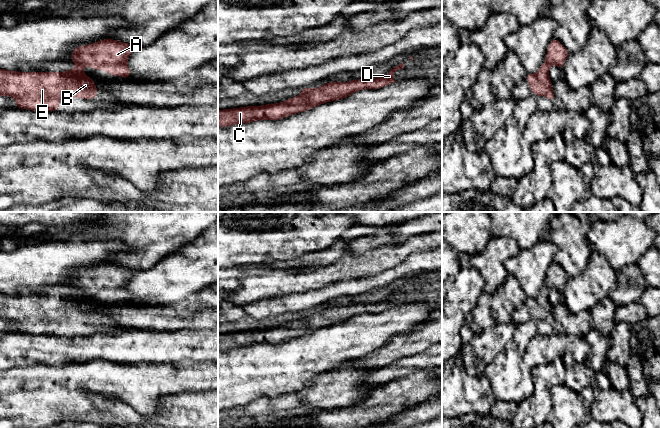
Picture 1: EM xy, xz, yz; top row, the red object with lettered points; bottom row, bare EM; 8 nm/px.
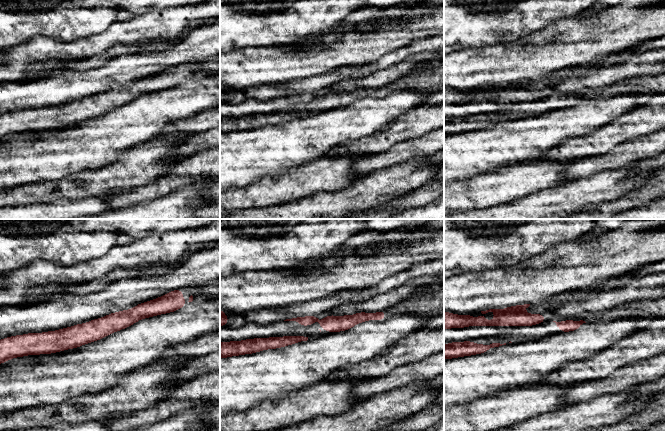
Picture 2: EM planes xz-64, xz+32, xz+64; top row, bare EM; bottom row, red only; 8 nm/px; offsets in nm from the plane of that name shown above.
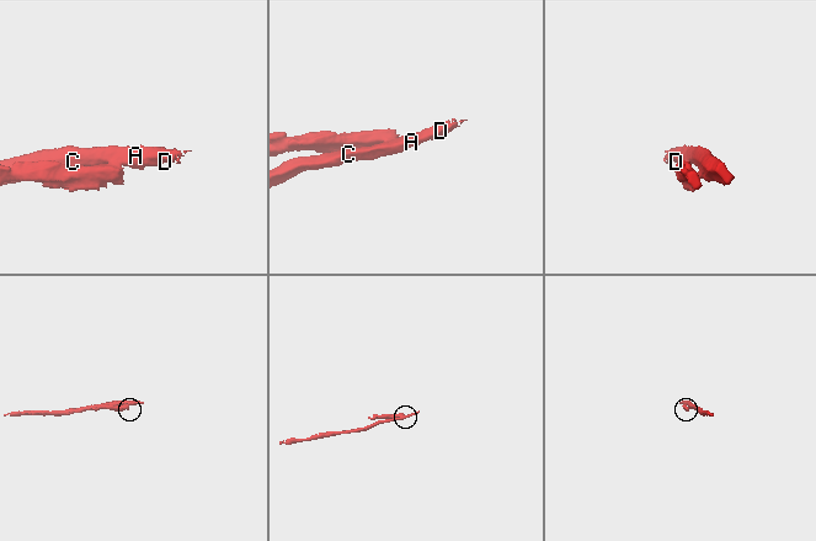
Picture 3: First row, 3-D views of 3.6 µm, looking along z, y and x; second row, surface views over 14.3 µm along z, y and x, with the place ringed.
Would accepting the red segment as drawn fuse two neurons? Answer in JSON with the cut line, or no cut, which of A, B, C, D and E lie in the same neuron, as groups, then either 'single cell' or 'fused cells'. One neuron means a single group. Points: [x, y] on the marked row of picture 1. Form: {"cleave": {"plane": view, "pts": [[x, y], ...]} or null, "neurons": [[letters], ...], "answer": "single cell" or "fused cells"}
{"cleave": {"plane": "xz", "pts": [[314, 88], [302, 95]]}, "neurons": [["A", "C", "D"], ["B", "E"]], "answer": "fused cells"}

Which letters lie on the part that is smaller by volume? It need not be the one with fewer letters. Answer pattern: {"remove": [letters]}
{"remove": ["B", "E"]}

